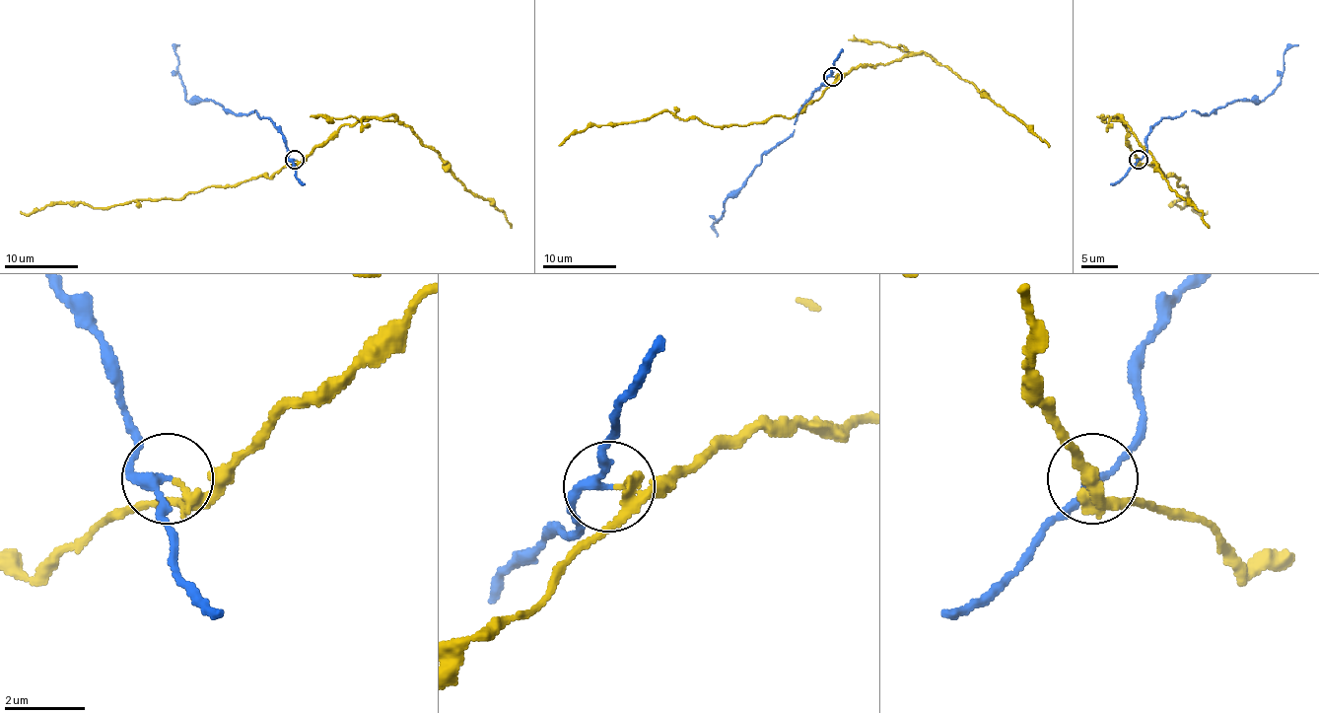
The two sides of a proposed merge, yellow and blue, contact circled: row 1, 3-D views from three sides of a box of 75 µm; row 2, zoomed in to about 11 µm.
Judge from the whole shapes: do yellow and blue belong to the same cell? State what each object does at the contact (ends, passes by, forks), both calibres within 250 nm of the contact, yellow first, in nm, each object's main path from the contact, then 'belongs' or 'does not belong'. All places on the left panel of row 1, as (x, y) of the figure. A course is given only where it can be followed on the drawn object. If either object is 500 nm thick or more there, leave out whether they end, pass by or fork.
yellow passes by; blue passes by; calibres 180 and 220 nm; course yellow (296, 159), (279, 172), (205, 186), (177, 199), (104, 207), (49, 203), (28, 214), (20, 210); course blue (294, 159), (288, 159), (285, 135), (255, 111), (230, 113), (213, 101), (187, 101), (174, 50), (179, 45); does not belong

